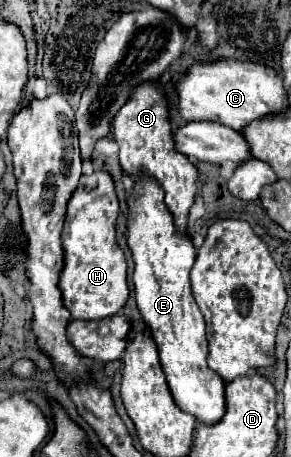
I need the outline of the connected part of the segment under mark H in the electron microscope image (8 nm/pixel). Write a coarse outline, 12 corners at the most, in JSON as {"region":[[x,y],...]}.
{"region":[[108,172],[82,176],[64,224],[64,306],[104,320],[128,300]]}

